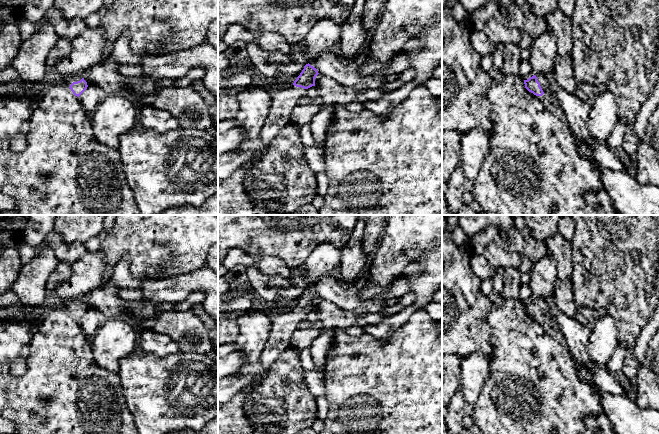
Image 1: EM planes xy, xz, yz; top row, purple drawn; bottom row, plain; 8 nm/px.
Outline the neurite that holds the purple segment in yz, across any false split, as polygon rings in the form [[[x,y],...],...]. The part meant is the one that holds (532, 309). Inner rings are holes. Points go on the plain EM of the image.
[[[538,297],[524,304],[525,312],[536,320],[542,320],[550,316],[550,307],[545,298]]]

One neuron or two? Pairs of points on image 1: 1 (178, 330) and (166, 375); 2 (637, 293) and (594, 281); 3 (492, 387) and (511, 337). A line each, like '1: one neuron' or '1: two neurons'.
1: two neurons
2: one neuron
3: one neuron

